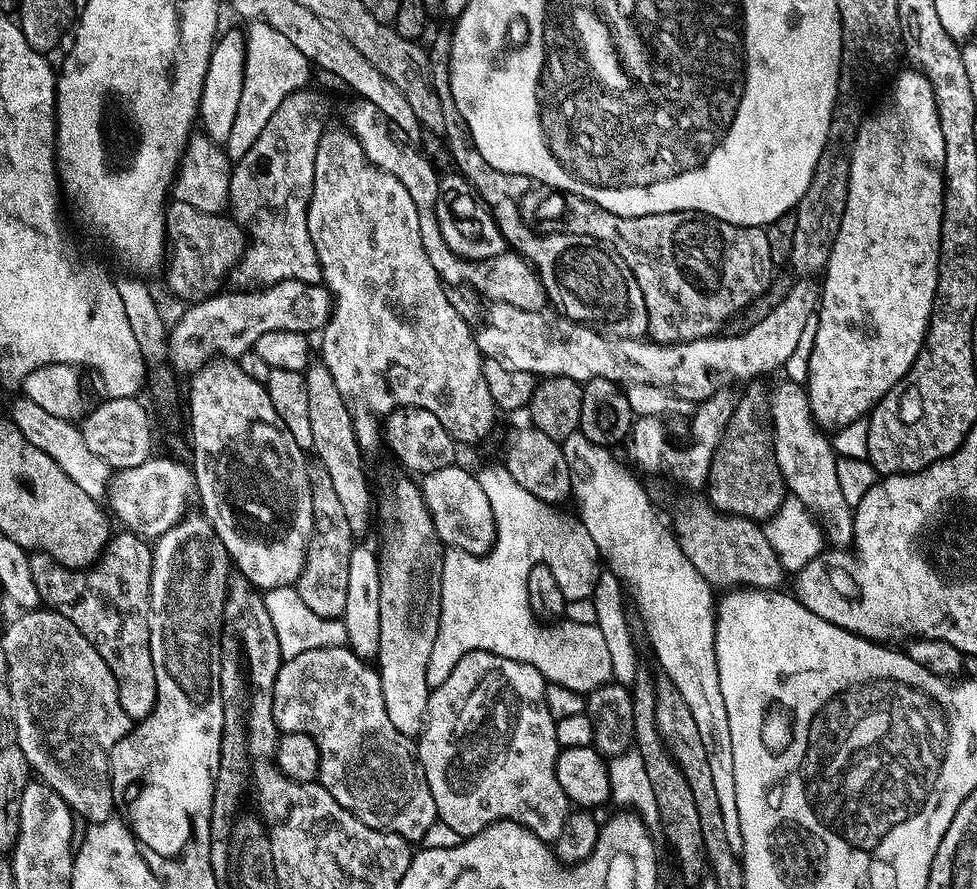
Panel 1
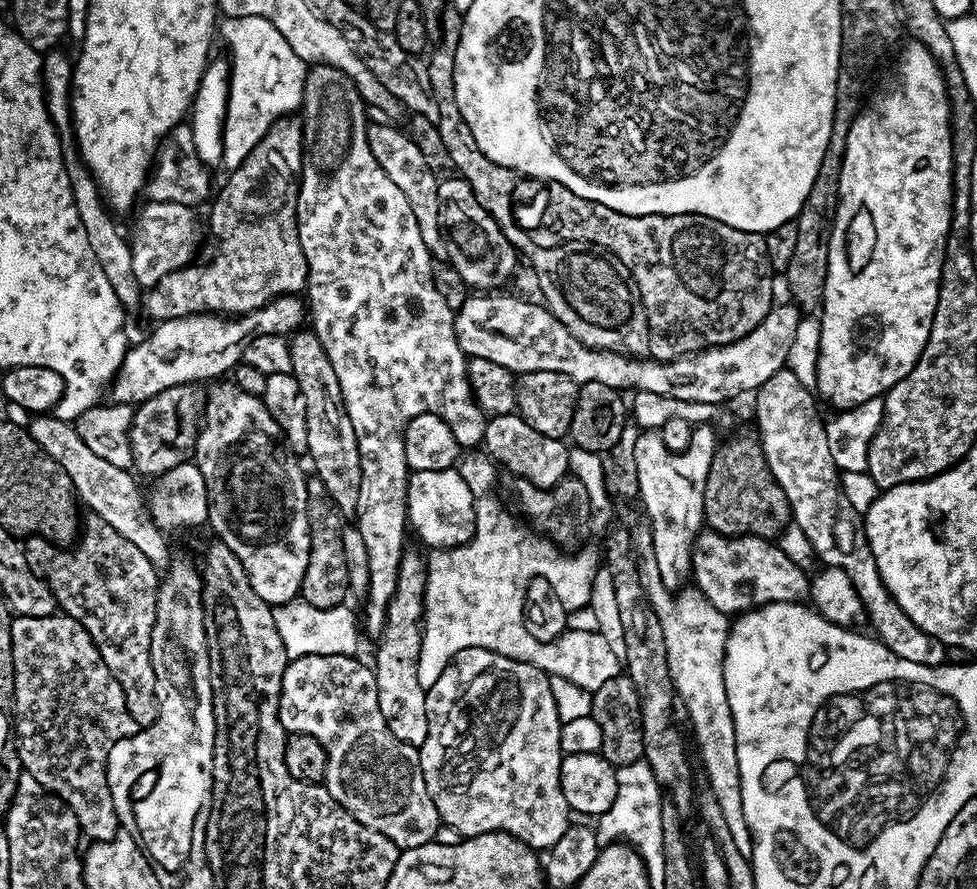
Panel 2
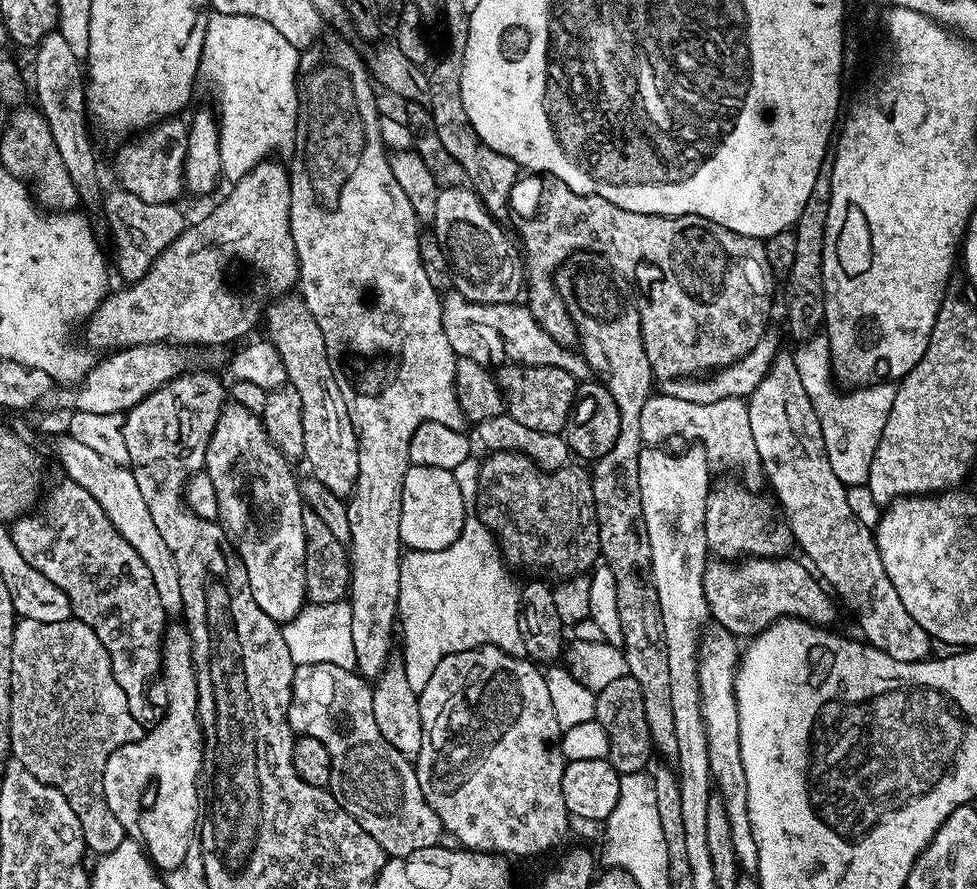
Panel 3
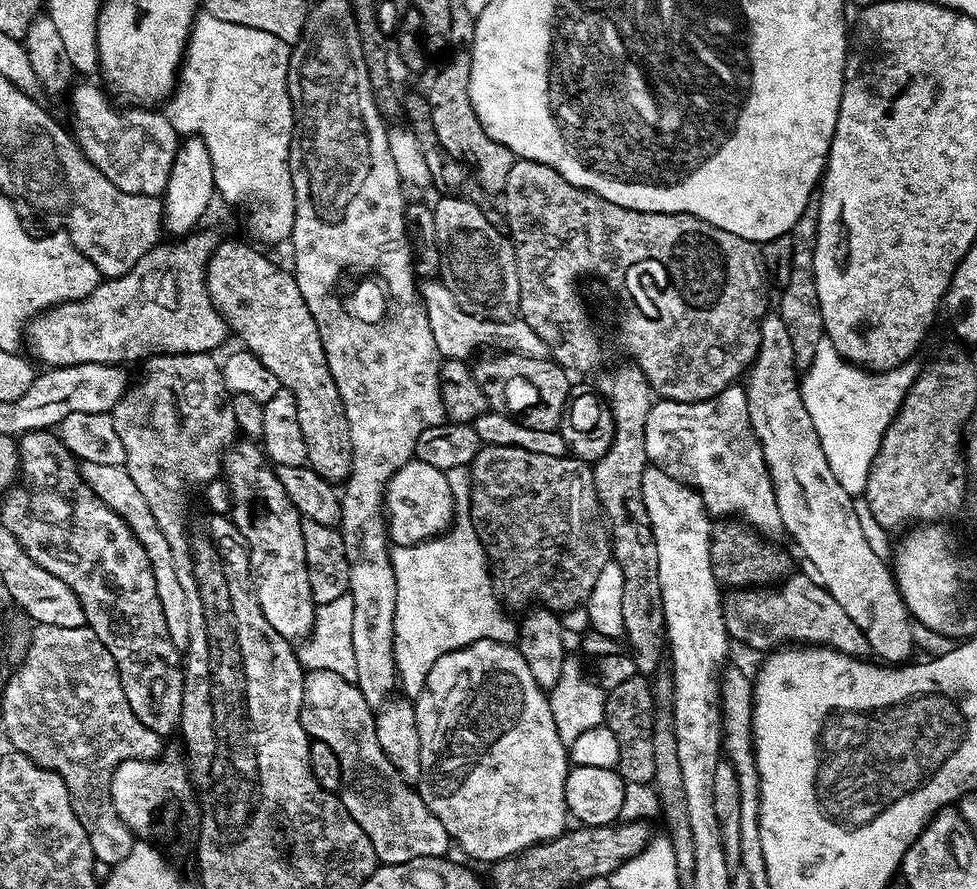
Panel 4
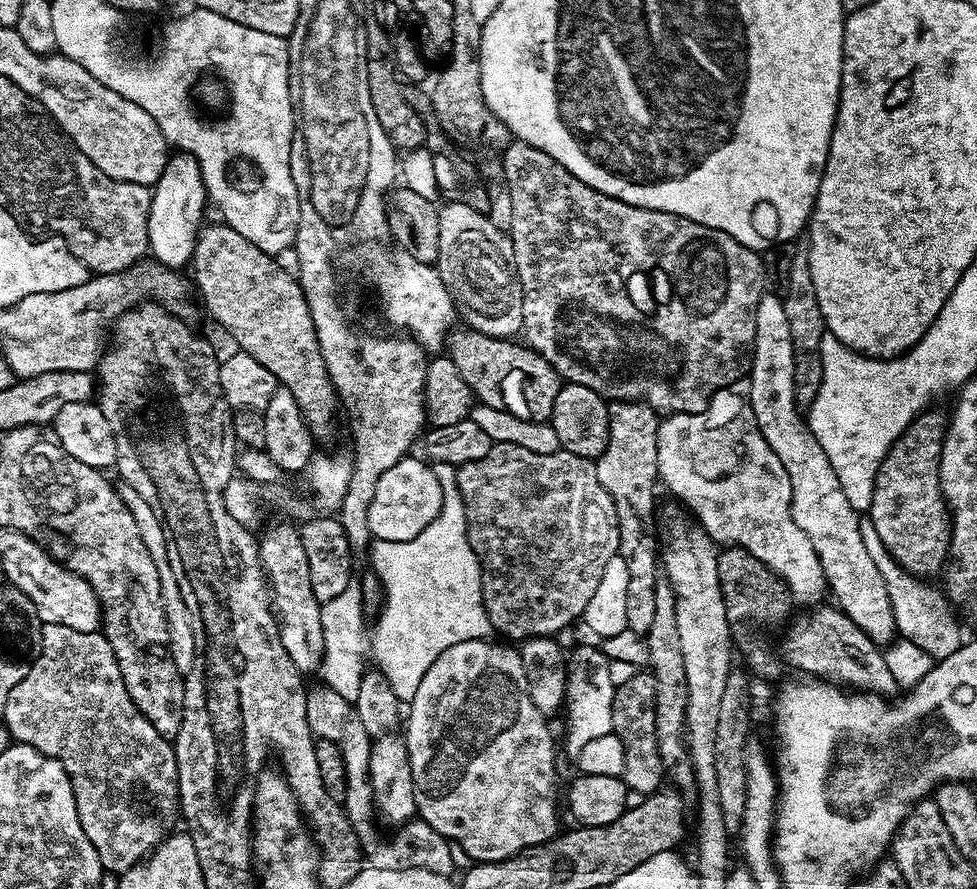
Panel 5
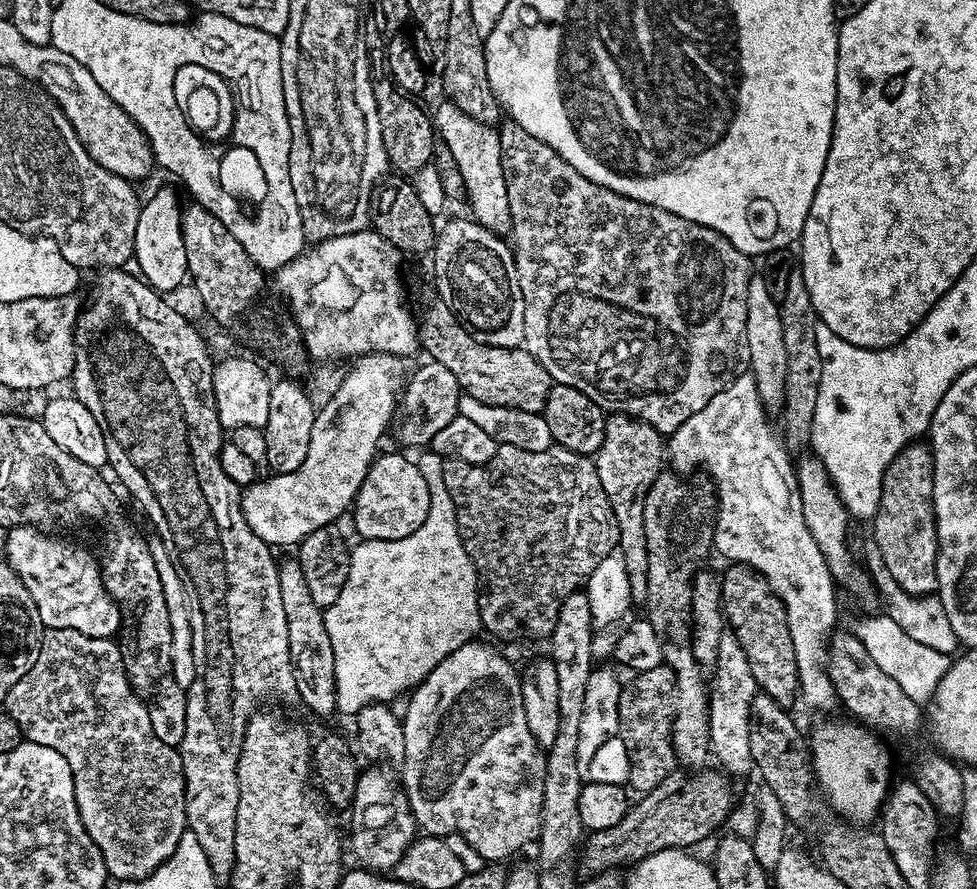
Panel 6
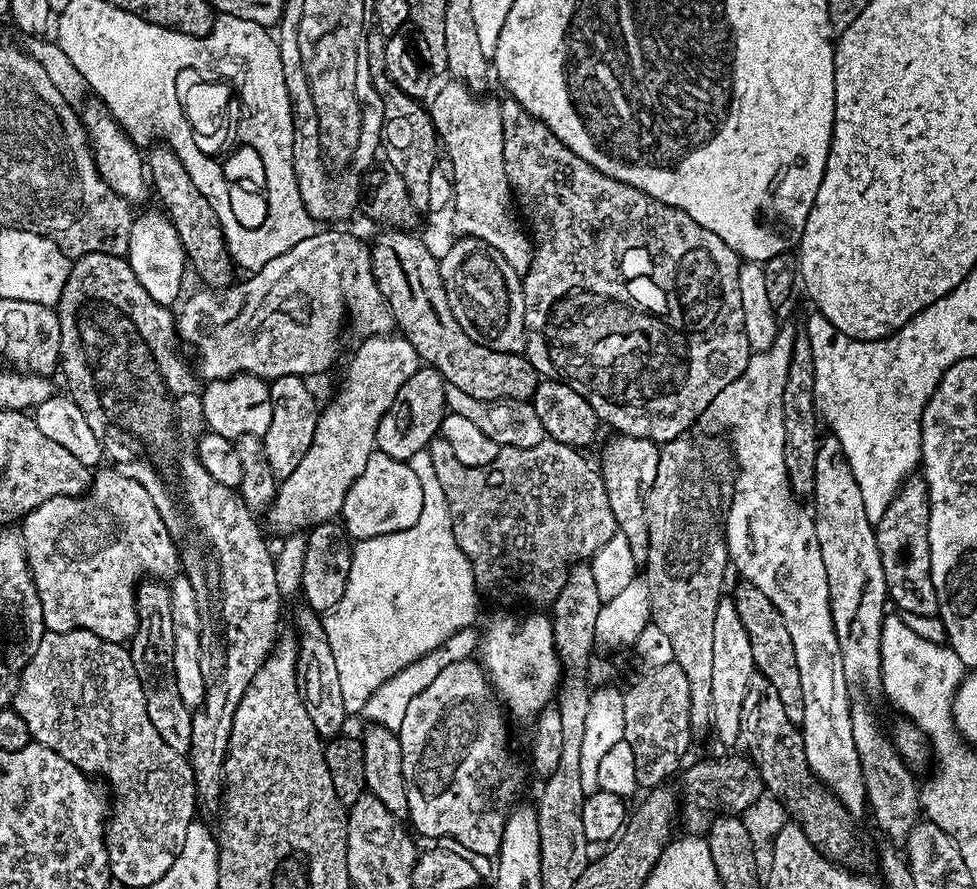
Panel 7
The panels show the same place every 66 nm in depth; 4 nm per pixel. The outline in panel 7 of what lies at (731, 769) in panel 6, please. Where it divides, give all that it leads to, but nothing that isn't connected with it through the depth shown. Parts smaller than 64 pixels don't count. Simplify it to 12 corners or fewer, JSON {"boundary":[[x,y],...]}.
{"boundary":[[735,599],[714,610],[711,731],[740,735],[742,698],[756,672]]}

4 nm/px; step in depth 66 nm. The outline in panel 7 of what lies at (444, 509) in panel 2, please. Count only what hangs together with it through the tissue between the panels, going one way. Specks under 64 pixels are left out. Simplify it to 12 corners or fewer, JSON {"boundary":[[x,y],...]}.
{"boundary":[[378,450],[340,510],[356,542],[422,514],[411,463]]}

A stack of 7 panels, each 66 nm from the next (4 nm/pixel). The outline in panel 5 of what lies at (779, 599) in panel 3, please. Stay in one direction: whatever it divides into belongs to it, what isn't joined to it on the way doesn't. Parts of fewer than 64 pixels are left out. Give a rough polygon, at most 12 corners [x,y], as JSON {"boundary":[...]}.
{"boundary":[[839,607],[791,621],[782,656],[872,694],[898,685],[877,641]]}

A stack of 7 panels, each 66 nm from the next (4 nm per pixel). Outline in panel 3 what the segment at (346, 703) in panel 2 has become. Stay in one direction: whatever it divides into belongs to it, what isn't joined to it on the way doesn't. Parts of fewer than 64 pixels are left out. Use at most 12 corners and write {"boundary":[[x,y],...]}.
{"boundary":[[297,664],[288,725],[330,750],[332,796],[389,857],[441,843],[373,685]]}

